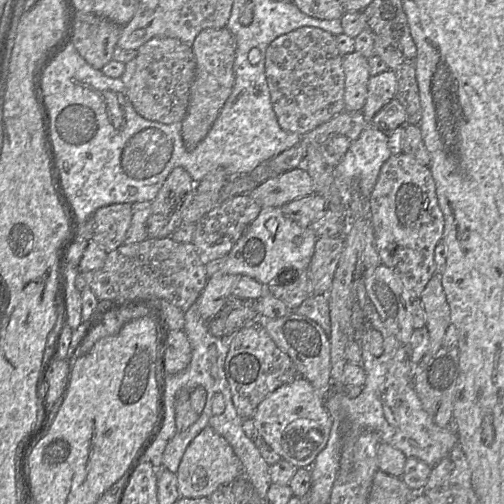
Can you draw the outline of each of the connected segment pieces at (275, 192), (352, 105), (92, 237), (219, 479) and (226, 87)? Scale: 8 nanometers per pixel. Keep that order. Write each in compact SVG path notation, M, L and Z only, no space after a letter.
M297 167L270 177L248 194L261 208L280 208L286 203L317 194L317 192L313 180L305 168Z
M353 51L342 55L342 66L345 74L345 111L362 112L371 76L368 60L360 53Z
M130 203L101 207L85 223L80 223L78 239L95 242L110 253L123 245L132 215Z
M205 427L188 445L176 473L180 497L209 497L220 486L242 475L242 464L230 444L211 427Z
M226 27L202 30L191 46L196 60L195 78L190 88L188 110L182 121L182 139L188 151L194 150L206 137L232 92L236 47L234 36Z

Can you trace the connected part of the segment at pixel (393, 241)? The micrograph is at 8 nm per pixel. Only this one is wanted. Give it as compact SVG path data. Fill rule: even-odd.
M400 153L391 155L381 167L376 185L369 197L370 220L375 245L382 264L389 267L402 281L410 297L420 299L423 290L436 273L435 247L442 241L444 217L438 204L436 186L429 166L421 164L413 156Z

